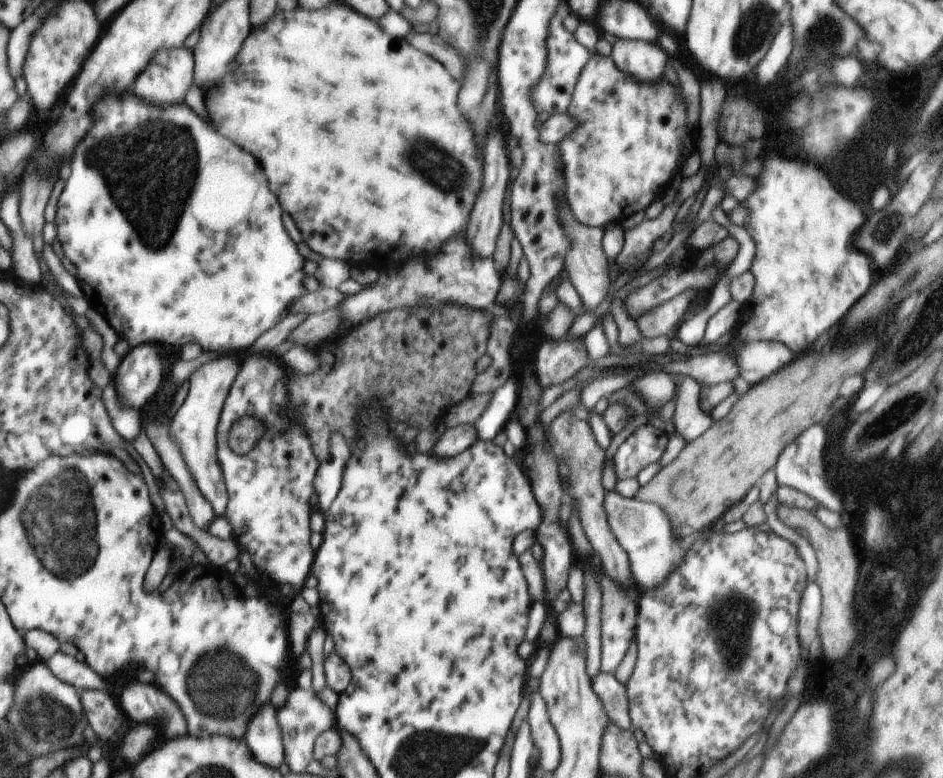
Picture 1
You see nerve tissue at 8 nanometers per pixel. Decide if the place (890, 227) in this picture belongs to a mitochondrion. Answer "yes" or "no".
yes

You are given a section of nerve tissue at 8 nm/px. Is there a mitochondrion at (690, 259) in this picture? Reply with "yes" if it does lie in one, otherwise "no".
no

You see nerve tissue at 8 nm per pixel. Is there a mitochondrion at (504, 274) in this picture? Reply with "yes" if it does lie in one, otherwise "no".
no

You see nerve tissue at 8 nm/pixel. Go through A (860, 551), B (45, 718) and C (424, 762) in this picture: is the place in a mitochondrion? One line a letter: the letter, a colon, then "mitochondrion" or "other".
A: other
B: mitochondrion
C: mitochondrion

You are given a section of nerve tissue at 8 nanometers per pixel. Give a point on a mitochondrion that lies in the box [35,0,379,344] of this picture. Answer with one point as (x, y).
(150, 172)

